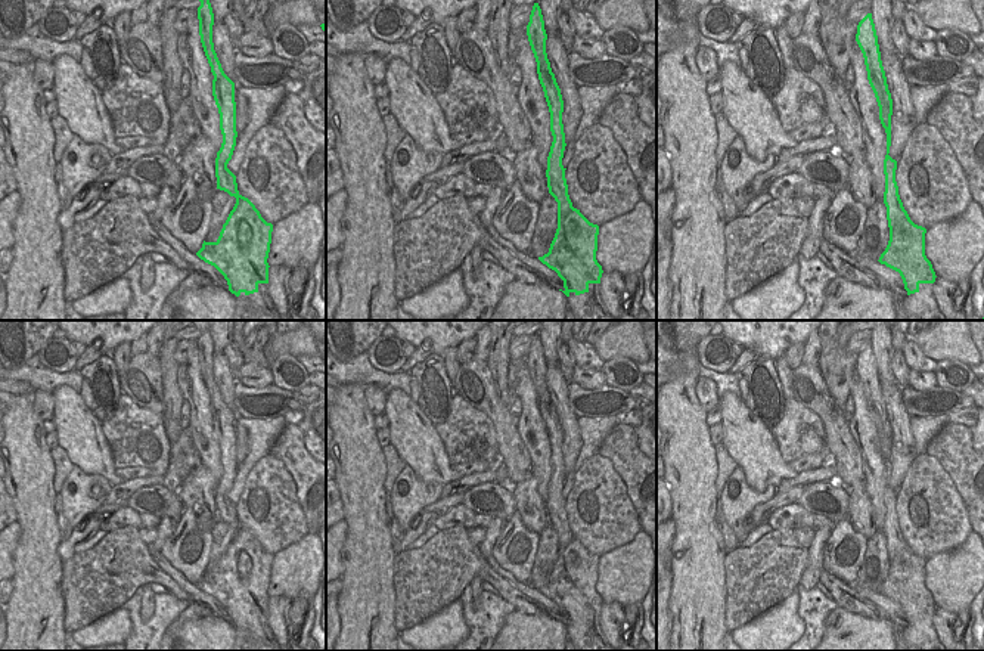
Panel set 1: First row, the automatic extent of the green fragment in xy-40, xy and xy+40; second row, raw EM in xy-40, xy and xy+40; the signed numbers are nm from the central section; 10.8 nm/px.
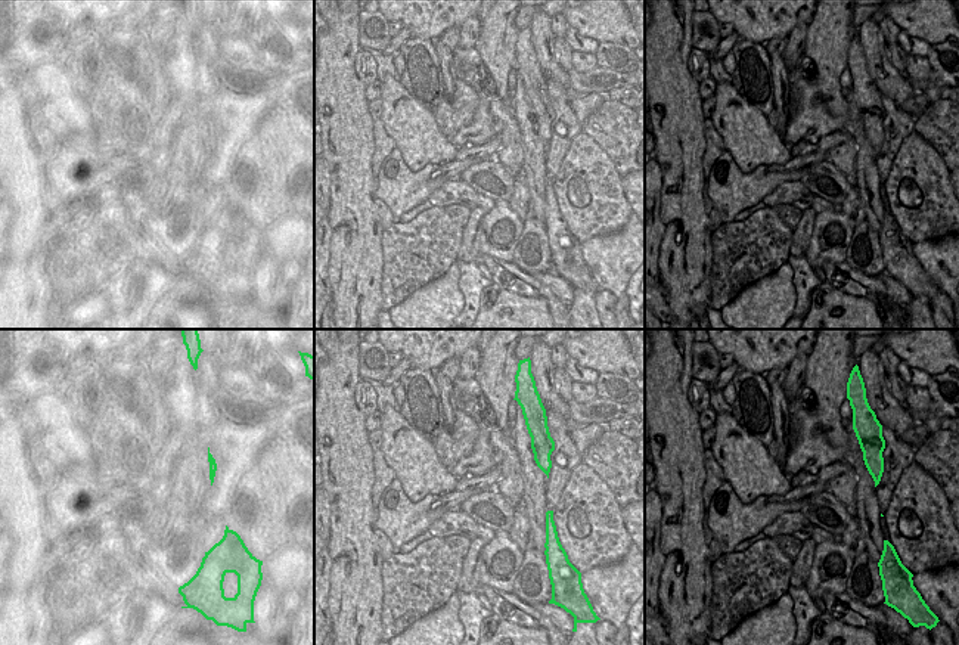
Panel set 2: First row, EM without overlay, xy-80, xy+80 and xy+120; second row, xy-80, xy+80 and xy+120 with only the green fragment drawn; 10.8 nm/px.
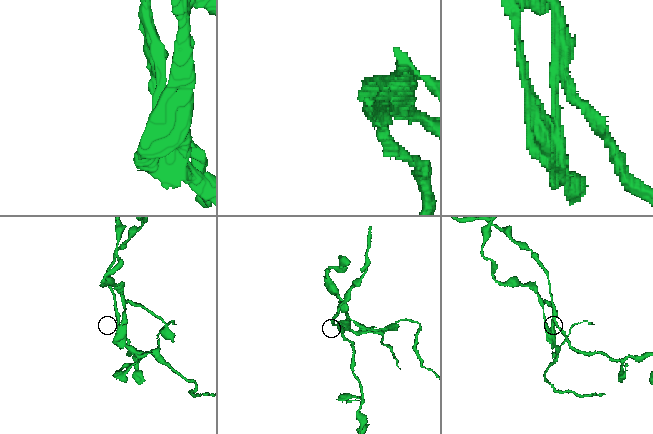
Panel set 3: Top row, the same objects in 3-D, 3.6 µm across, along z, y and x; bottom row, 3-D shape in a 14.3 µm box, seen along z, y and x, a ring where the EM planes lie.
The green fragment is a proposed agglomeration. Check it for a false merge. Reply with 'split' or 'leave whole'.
split

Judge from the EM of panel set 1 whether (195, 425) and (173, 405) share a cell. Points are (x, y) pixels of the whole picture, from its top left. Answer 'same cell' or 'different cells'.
different cells

